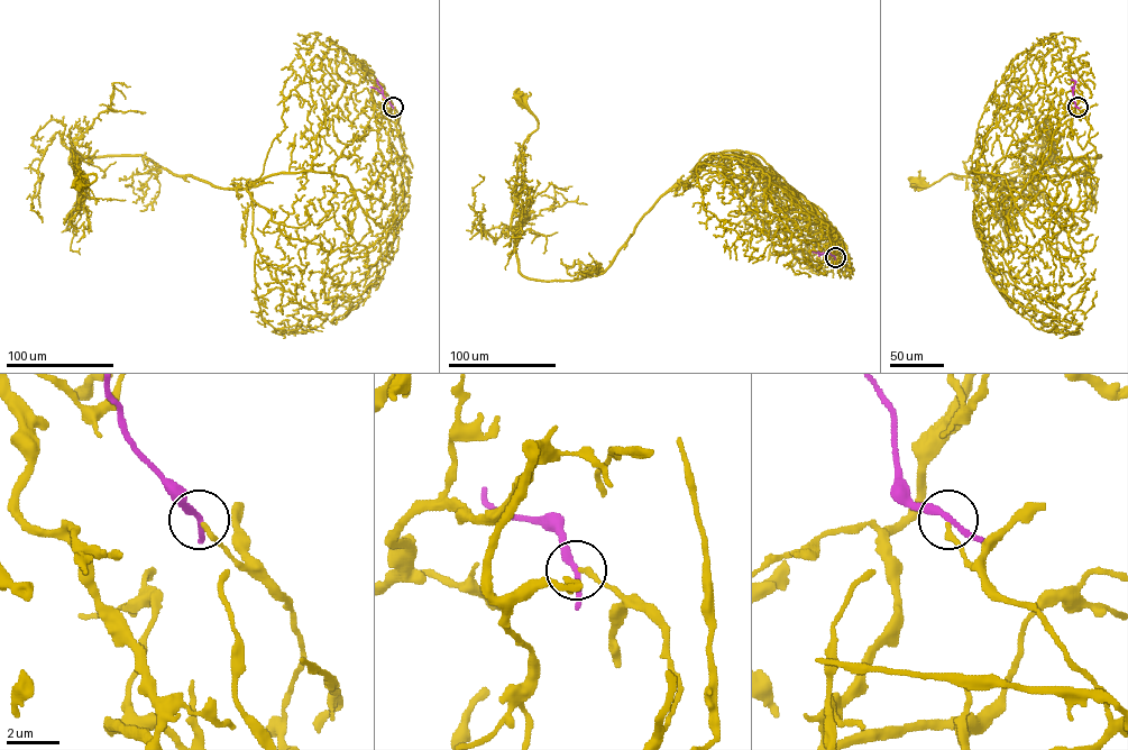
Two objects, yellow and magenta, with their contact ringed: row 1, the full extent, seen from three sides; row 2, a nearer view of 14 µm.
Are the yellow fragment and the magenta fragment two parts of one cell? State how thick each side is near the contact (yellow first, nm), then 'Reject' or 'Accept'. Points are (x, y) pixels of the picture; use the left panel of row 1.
Thickness 200 nm (yellow) against 240 nm. Reject

